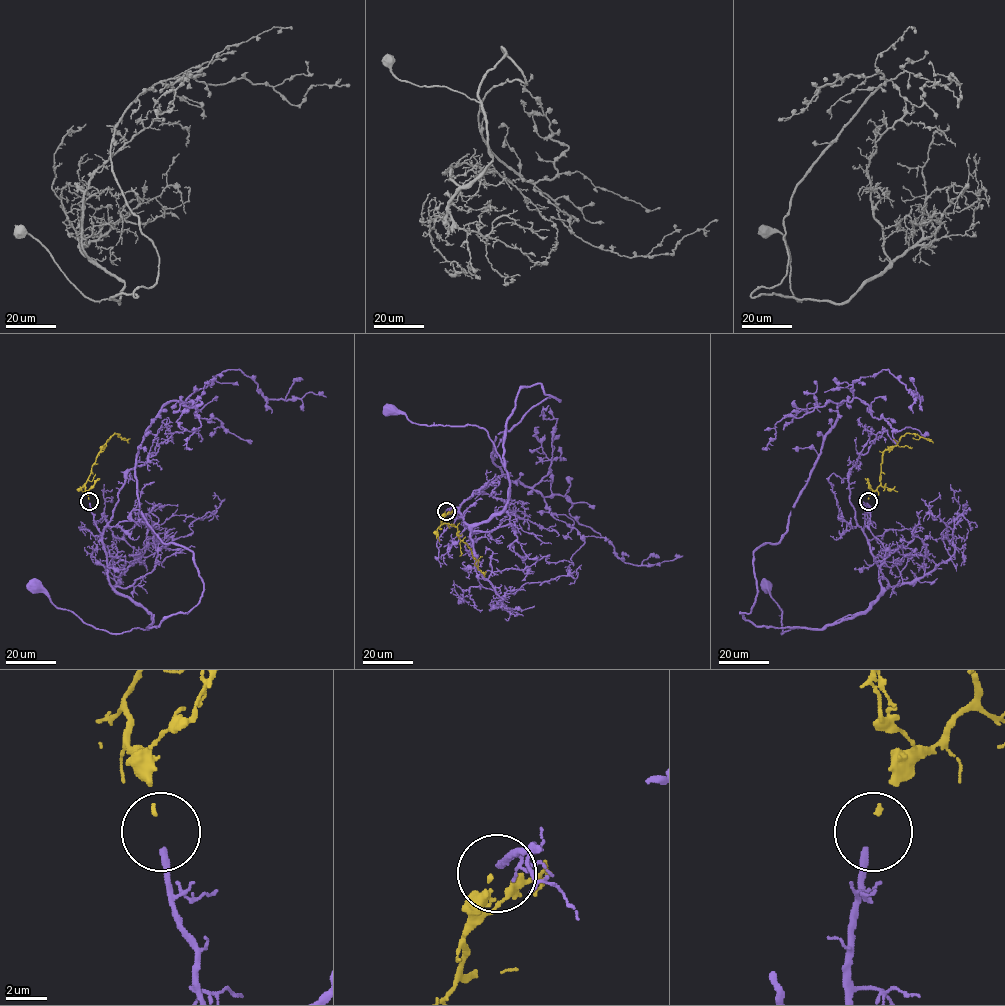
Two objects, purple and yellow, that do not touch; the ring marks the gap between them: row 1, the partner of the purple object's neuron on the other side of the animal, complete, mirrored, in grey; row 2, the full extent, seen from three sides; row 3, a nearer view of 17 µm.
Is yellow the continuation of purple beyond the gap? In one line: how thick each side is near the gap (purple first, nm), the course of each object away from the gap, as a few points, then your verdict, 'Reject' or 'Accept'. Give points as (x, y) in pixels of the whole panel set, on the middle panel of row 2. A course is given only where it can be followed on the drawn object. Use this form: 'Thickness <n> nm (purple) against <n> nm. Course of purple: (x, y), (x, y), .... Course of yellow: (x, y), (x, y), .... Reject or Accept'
Thickness 320 nm (purple) against 180 nm. Course of purple: (446, 510), (457, 507), (472, 524), (503, 509), (509, 478), (494, 443), (477, 426), (427, 426), (391, 410). Course of yellow: (445, 511), (441, 523), (457, 529), (457, 537), (468, 545), (476, 560), (475, 566), (485, 576). Accept

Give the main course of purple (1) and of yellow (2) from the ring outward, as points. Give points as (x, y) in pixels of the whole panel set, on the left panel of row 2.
1: (90, 502), (106, 554), (110, 585), (142, 605), (152, 622), (145, 630), (109, 633), (58, 608), (34, 585)
2: (88, 499), (85, 484), (101, 447), (115, 433), (129, 443)

